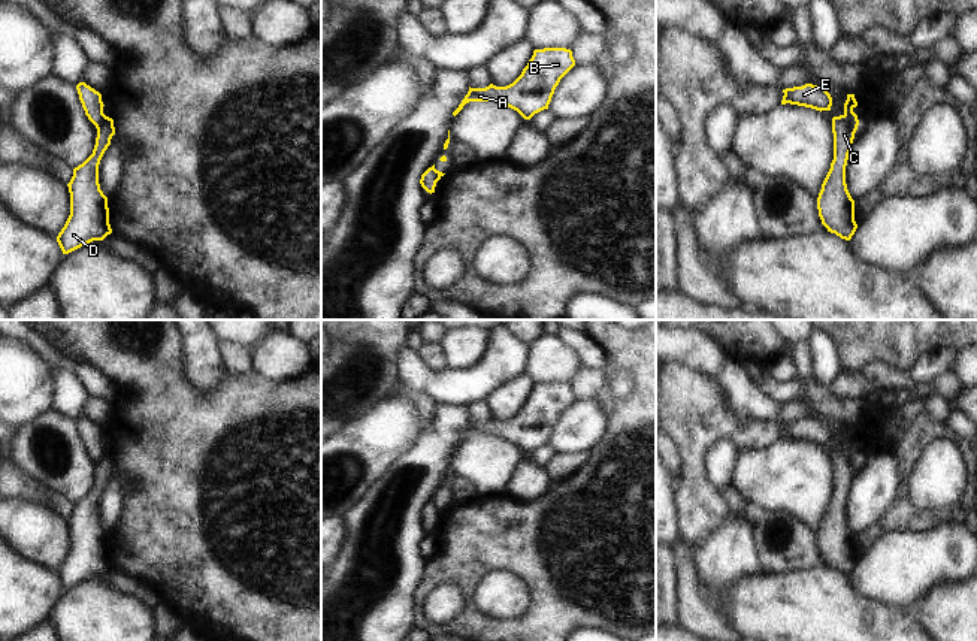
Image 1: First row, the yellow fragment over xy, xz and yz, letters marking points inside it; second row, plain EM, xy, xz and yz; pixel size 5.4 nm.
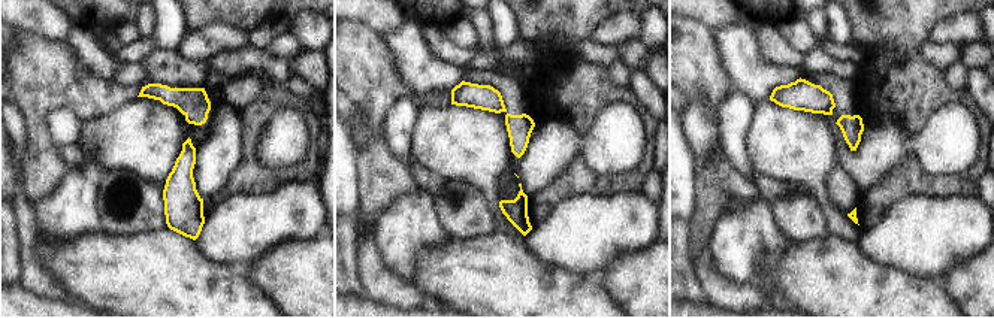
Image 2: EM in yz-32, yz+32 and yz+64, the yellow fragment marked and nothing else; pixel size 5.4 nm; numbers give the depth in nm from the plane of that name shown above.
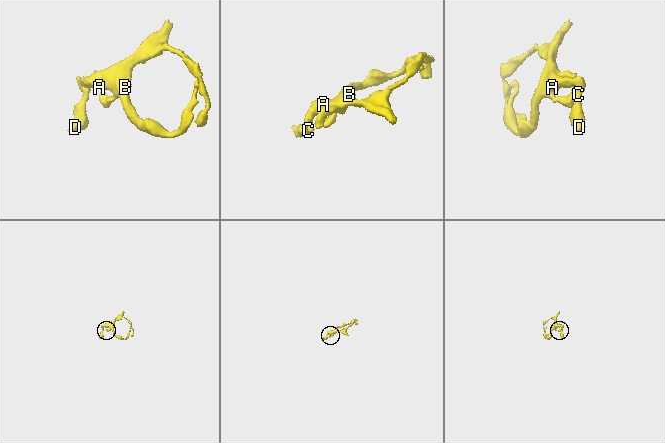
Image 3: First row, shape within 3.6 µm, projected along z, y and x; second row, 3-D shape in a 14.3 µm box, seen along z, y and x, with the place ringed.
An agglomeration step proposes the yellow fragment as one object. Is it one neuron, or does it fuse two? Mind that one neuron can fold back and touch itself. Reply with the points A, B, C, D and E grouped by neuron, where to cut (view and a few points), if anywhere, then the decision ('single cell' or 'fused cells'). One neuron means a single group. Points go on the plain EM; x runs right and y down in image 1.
A B E / C D | yz (844, 447), (858, 459) | fused cells

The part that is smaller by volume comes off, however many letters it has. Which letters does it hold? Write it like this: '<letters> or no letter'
C, D

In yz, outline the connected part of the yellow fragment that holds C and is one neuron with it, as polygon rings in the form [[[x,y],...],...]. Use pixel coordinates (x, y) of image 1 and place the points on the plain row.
[[[850,450],[832,453],[834,495],[817,532],[822,559],[846,575],[850,575],[857,563],[855,535],[846,518],[846,501],[856,465],[857,457]]]

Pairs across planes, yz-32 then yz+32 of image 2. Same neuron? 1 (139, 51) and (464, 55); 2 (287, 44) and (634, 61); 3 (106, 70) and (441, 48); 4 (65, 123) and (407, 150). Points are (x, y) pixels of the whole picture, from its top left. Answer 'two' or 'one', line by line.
1: one
2: one
3: two
4: one

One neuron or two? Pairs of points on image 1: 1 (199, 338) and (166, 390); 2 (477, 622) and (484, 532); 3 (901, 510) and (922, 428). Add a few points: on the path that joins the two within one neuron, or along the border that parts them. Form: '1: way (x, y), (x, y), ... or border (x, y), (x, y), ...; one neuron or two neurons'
1: border (180, 335), (181, 372), (202, 393); two neurons
2: way (469, 599), (469, 555); one neuron
3: way (904, 489), (907, 448); one neuron

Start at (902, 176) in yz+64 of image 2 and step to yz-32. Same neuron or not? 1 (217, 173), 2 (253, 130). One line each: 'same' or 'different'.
1: different
2: same

